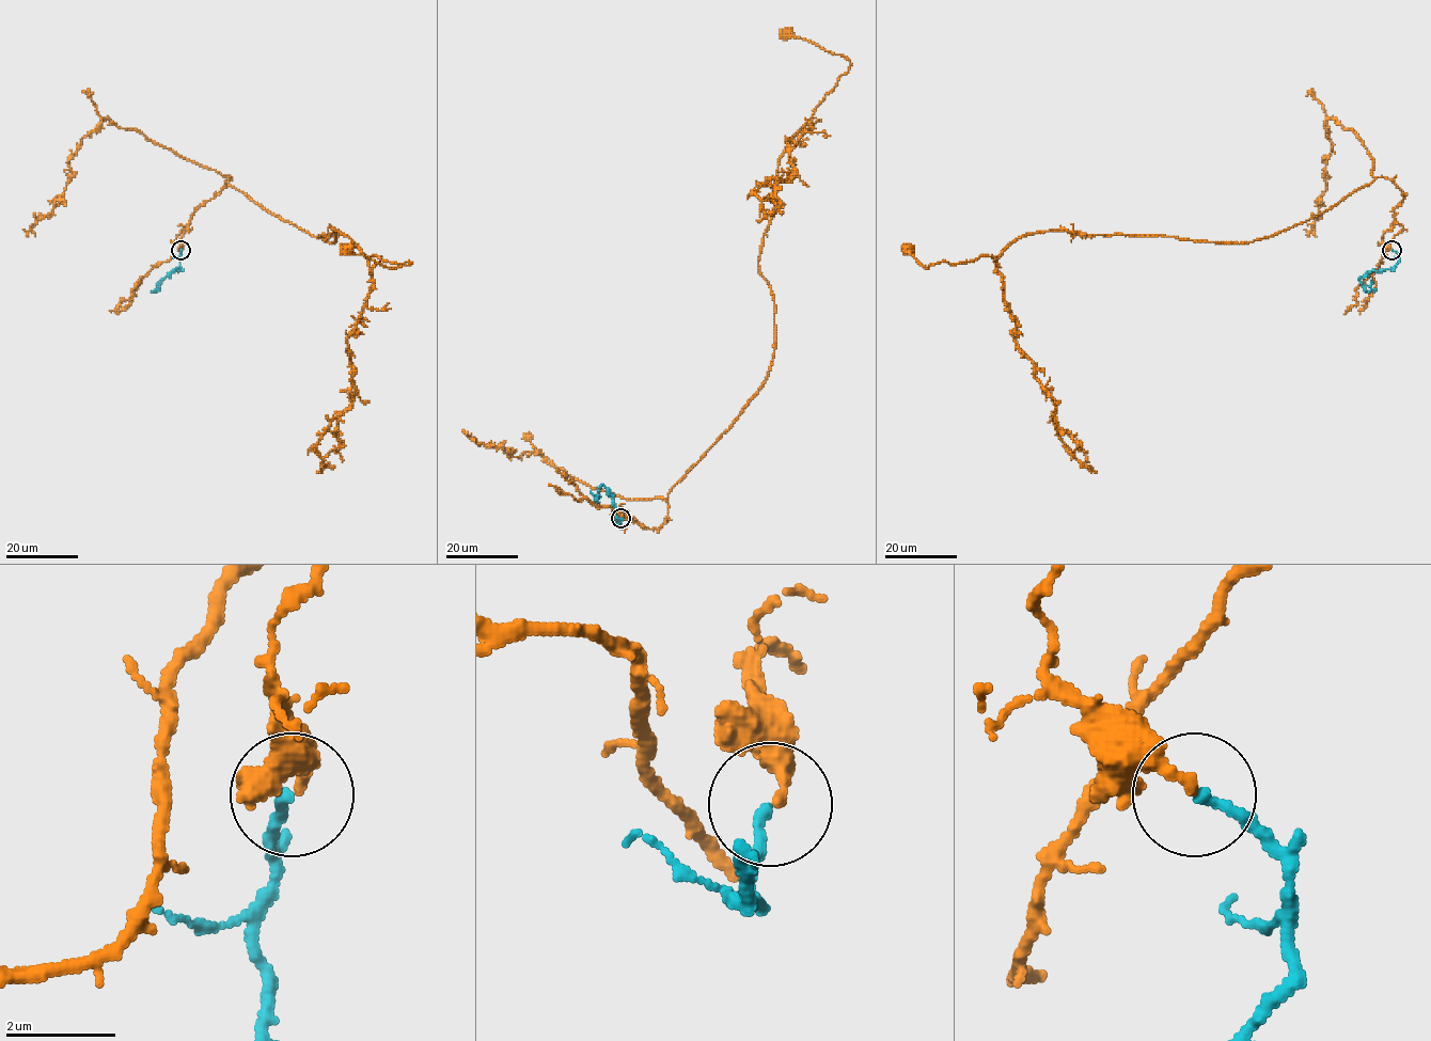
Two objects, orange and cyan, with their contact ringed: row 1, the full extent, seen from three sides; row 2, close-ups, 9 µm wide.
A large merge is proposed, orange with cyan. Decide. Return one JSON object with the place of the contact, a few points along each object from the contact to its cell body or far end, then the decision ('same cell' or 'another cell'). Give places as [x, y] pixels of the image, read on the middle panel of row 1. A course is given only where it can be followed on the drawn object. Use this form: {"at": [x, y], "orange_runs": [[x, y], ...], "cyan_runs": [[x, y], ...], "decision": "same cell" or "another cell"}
{"at": [620, 518], "orange_runs": [[622, 518], [658, 529], [669, 490], [768, 372], [758, 256], [779, 158], [850, 64], [788, 35]], "cyan_runs": [[620, 518], [618, 524], [612, 494], [602, 484], [595, 495], [590, 490]], "decision": "same cell"}

